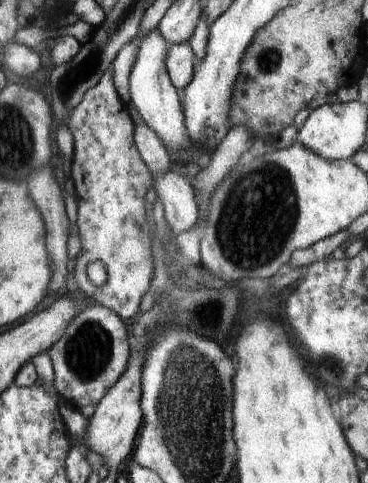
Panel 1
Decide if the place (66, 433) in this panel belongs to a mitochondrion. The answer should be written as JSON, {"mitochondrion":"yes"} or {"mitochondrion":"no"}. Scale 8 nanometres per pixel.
{"mitochondrion":"no"}

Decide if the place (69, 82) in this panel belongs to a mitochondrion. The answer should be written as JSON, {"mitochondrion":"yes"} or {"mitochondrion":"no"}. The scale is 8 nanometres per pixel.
{"mitochondrion":"yes"}

